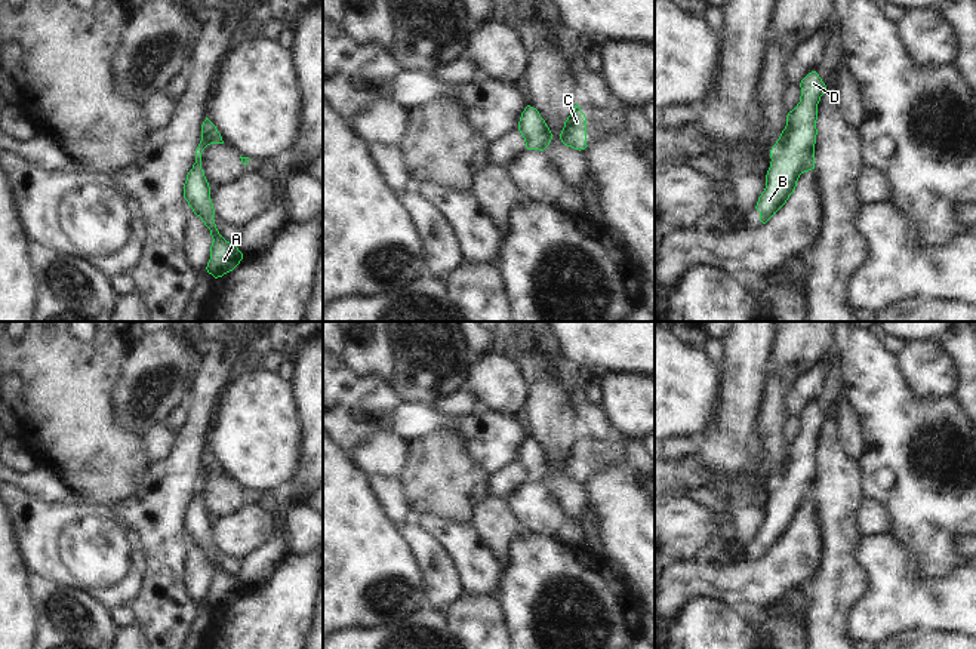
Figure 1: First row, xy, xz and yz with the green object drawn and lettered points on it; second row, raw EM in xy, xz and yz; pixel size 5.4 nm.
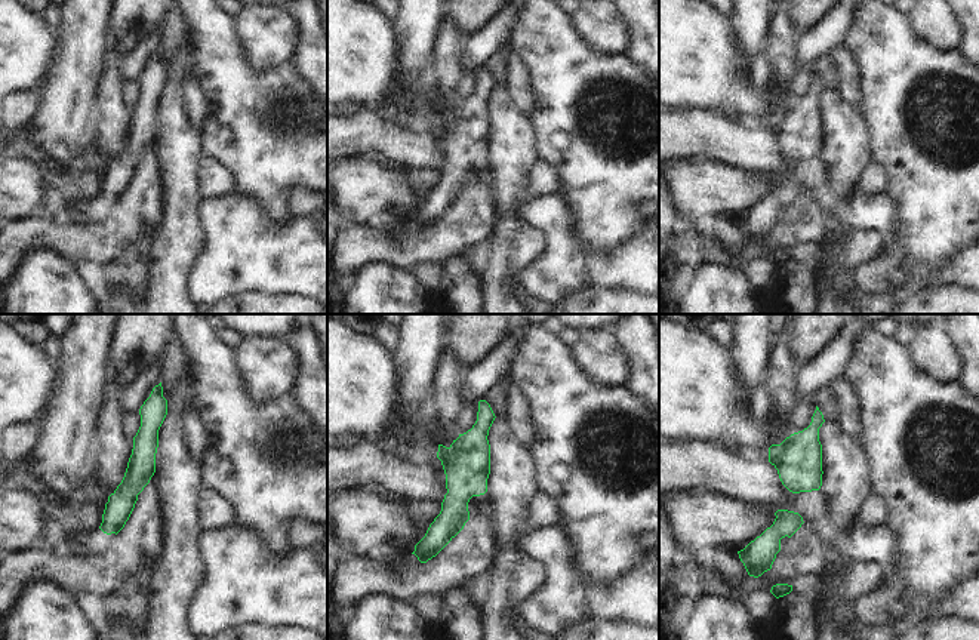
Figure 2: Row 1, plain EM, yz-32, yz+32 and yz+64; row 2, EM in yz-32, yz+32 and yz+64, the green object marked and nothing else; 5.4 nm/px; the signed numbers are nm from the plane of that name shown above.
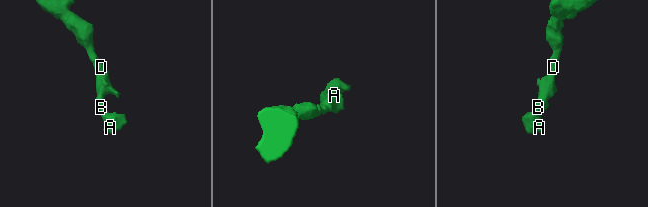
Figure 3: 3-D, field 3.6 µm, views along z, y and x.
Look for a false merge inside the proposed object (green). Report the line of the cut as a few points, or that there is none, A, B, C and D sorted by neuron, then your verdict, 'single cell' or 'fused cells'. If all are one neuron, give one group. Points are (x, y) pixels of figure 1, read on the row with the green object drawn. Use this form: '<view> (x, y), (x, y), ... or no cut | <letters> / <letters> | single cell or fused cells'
no cut | A B C D | single cell

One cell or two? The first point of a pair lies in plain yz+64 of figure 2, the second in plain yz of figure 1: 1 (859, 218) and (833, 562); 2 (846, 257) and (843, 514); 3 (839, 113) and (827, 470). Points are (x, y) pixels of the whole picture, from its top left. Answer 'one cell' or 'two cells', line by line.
1: two cells
2: one cell
3: one cell

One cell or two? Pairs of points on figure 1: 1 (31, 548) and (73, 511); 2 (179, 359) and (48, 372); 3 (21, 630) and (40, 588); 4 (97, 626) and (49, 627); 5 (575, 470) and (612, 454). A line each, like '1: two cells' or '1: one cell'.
1: one cell
2: two cells
3: two cells
4: one cell
5: one cell

